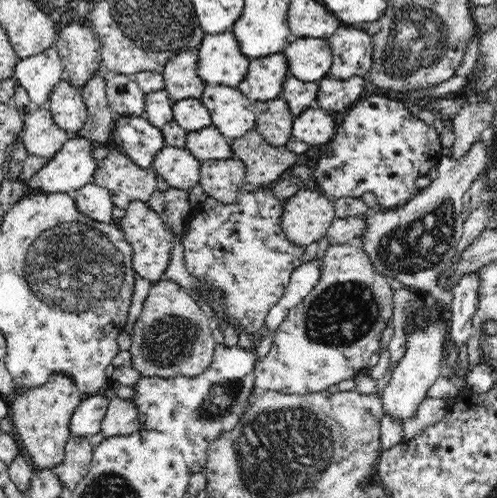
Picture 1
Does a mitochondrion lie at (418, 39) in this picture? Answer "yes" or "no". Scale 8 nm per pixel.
yes

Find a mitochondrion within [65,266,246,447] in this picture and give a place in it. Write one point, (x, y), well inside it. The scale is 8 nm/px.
(171, 339)

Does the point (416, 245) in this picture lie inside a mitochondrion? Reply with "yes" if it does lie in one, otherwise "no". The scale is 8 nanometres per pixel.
yes

